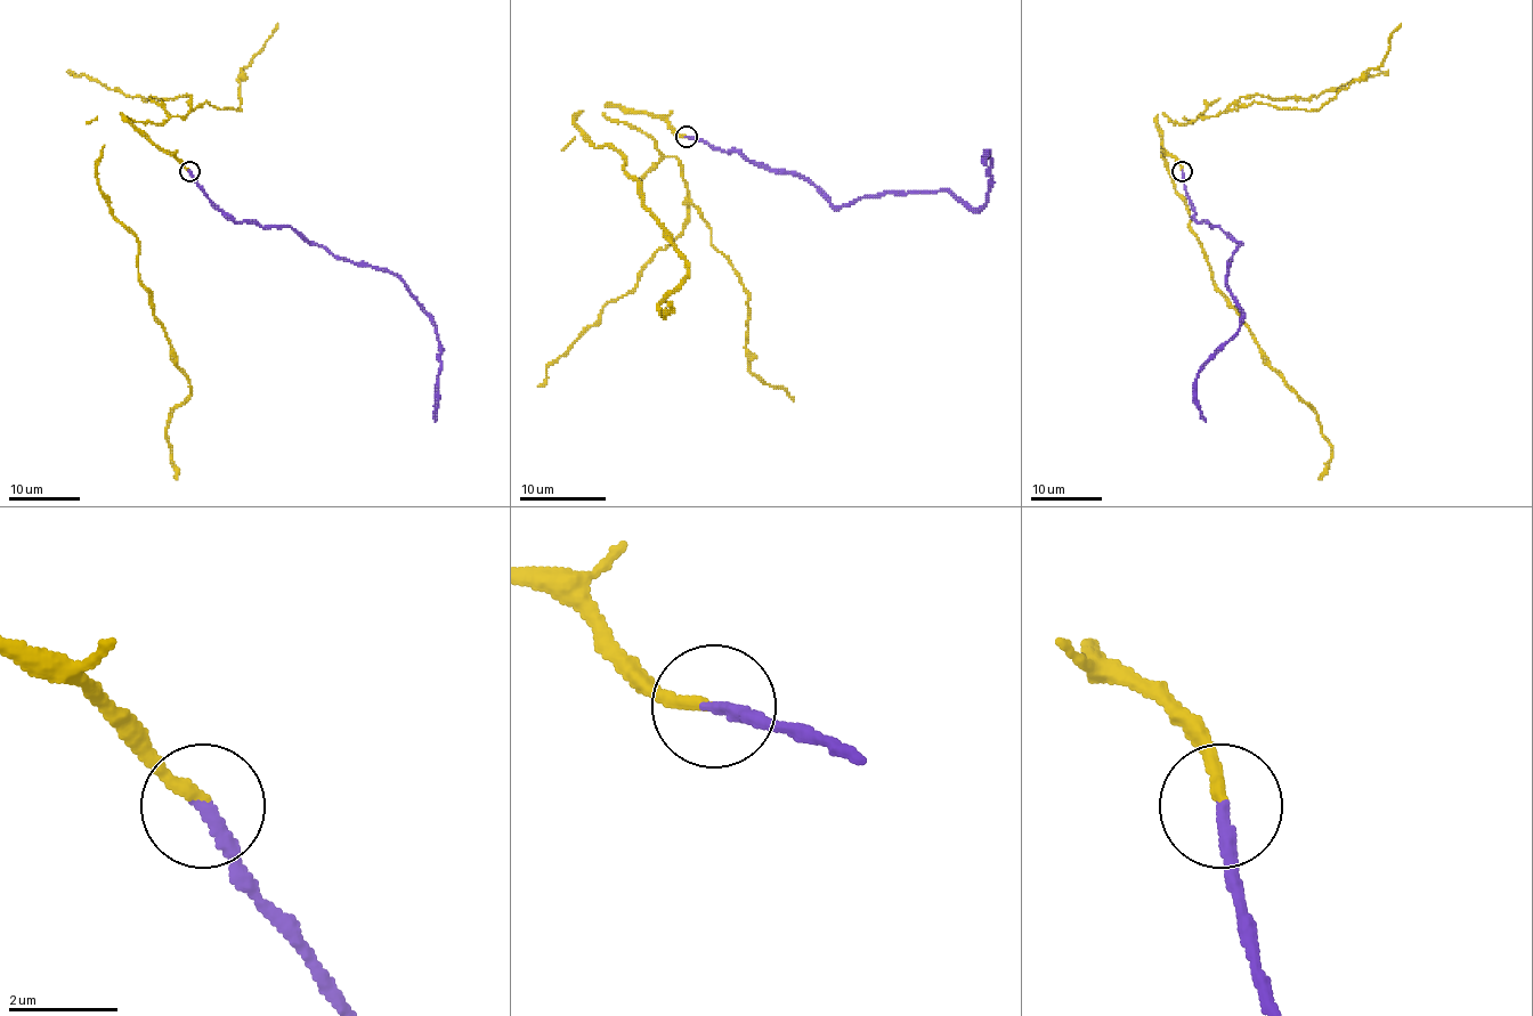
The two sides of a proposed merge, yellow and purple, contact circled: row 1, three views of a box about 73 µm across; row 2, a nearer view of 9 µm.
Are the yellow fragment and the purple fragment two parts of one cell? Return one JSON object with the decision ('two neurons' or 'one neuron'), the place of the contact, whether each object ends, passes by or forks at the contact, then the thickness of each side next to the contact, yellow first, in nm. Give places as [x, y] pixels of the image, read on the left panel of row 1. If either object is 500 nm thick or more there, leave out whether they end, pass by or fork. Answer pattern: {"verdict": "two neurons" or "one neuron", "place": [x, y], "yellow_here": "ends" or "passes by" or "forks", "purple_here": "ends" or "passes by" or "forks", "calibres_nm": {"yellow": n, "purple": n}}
{"verdict": "one neuron", "place": [189, 171], "yellow_here": "ends", "purple_here": "ends", "calibres_nm": {"yellow": 240, "purple": 260}}

